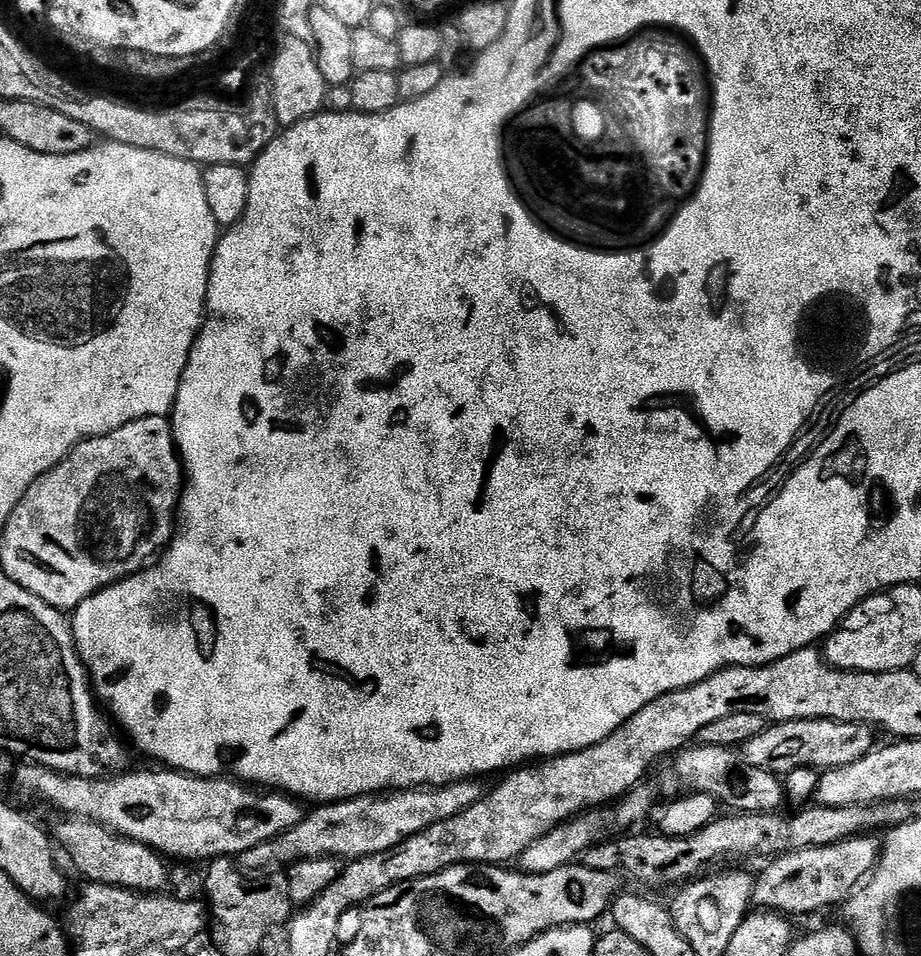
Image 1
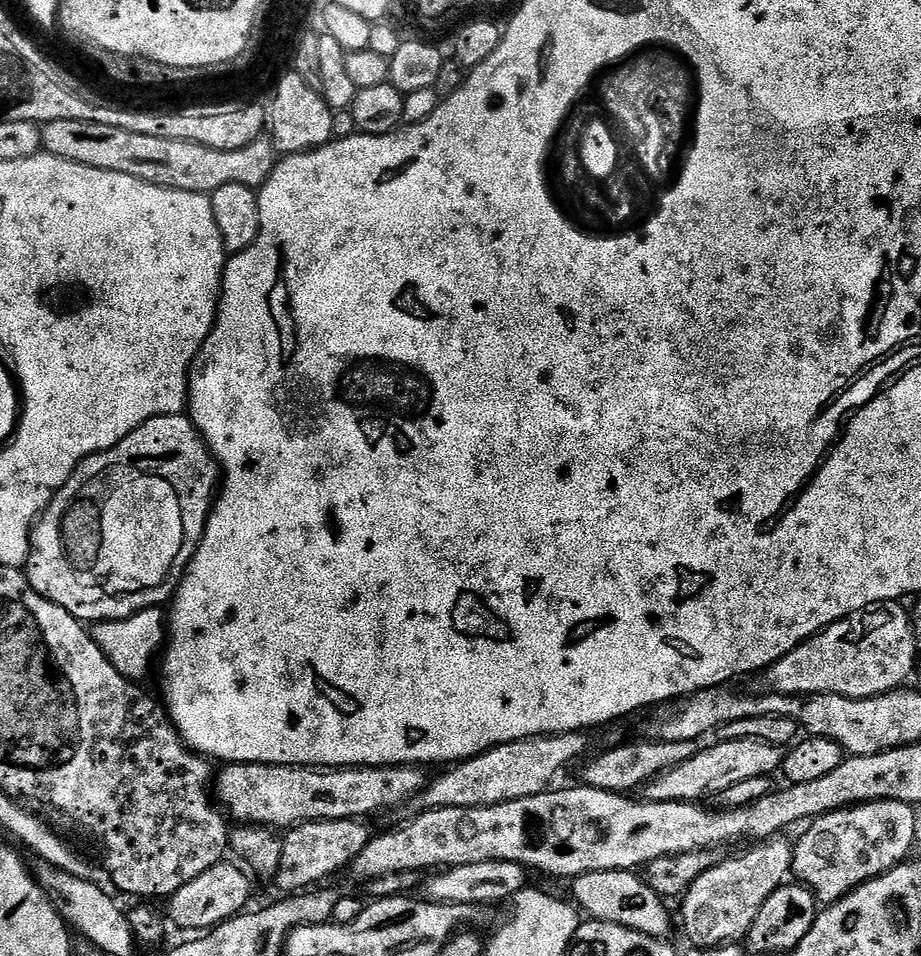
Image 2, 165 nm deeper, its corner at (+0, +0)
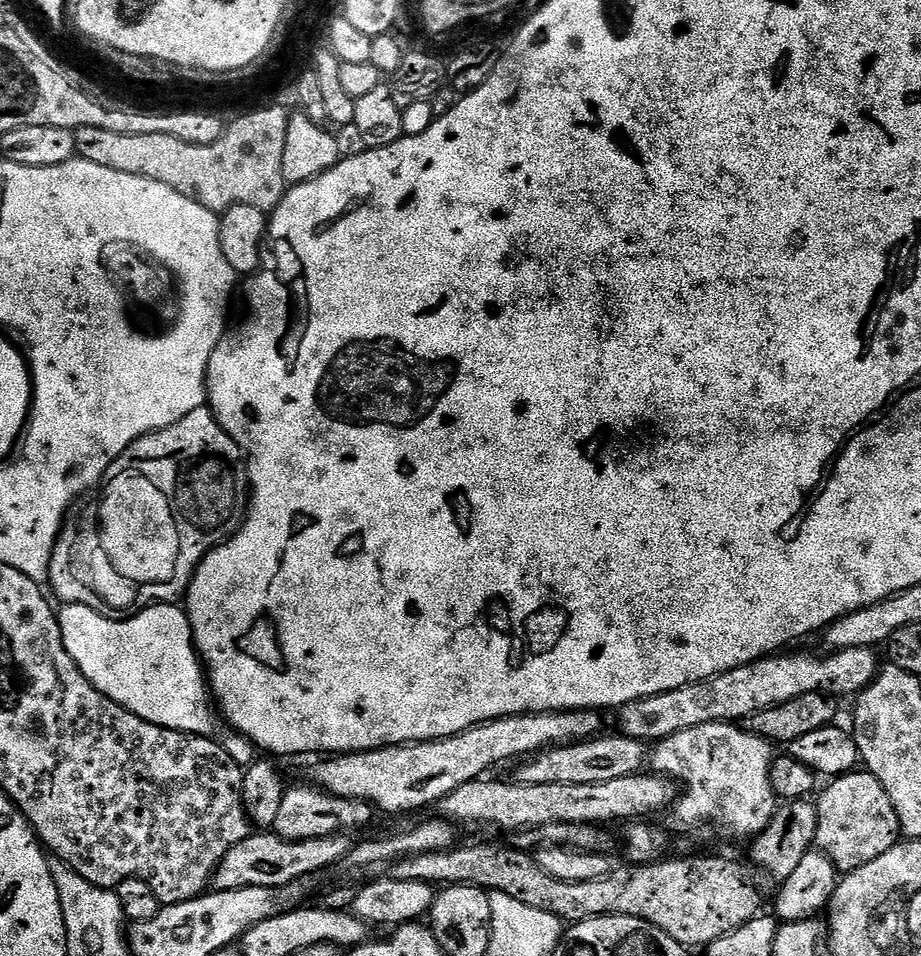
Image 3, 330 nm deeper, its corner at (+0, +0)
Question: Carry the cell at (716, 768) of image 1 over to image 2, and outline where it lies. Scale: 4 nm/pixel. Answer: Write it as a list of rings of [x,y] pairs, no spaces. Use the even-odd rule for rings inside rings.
[[[641,738],[633,744],[620,744],[617,748],[612,748],[609,752],[604,752],[601,756],[596,756],[584,769],[580,776],[583,787],[594,790],[606,790],[607,792],[618,792],[621,794],[632,794],[643,789],[660,772],[670,770],[674,766],[682,766],[686,758],[690,758],[698,751],[697,745],[693,741],[686,742],[666,742],[665,740],[650,740]]]

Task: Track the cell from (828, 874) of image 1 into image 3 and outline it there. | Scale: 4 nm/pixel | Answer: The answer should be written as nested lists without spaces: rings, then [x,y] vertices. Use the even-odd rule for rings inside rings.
[[[853,770],[835,777],[829,784],[832,785],[824,793],[819,793],[820,800],[815,801],[818,814],[815,847],[828,855],[837,872],[847,874],[858,870],[900,843],[902,833],[894,802],[890,802],[890,794],[886,794],[878,778],[866,770]]]

